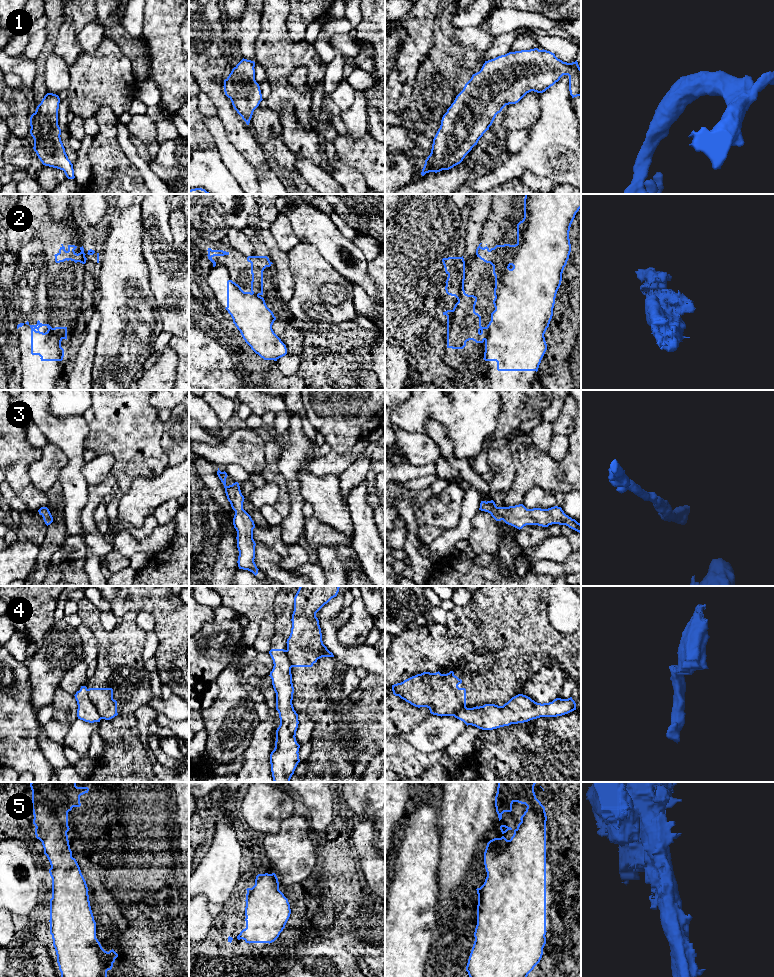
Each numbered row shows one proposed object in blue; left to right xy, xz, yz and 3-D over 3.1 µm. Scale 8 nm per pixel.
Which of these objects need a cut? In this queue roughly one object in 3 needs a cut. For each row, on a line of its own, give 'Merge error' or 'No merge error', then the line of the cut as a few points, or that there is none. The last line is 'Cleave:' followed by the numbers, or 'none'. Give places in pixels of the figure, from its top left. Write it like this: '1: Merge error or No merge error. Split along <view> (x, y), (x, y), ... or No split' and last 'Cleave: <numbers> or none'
1: No merge error. No split
2: Merge error. Split along xy (52, 328), (62, 338)
3: No merge error. No split
4: Merge error. Split along xy (86, 689), (89, 700), (102, 718)
5: No merge error. No split
Cleave: 2, 4

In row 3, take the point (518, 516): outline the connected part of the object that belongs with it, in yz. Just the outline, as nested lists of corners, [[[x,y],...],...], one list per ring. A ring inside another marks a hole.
[[[493,500],[481,501],[479,510],[491,514],[496,521],[503,520],[506,524],[517,529],[526,525],[548,527],[552,524],[566,525],[581,533],[581,524],[564,513],[561,507],[554,506],[548,509],[527,509],[523,504],[497,507]]]

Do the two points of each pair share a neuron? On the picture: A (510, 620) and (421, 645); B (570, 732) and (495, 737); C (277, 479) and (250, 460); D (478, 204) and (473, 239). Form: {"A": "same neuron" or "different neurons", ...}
{"A": "different neurons", "B": "same neuron", "C": "different neurons", "D": "same neuron"}

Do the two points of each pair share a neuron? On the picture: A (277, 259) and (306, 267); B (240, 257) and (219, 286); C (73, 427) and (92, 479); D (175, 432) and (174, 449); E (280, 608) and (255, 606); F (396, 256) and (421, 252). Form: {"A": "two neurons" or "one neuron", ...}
{"A": "two neurons", "B": "one neuron", "C": "two neurons", "D": "one neuron", "E": "two neurons", "F": "two neurons"}

